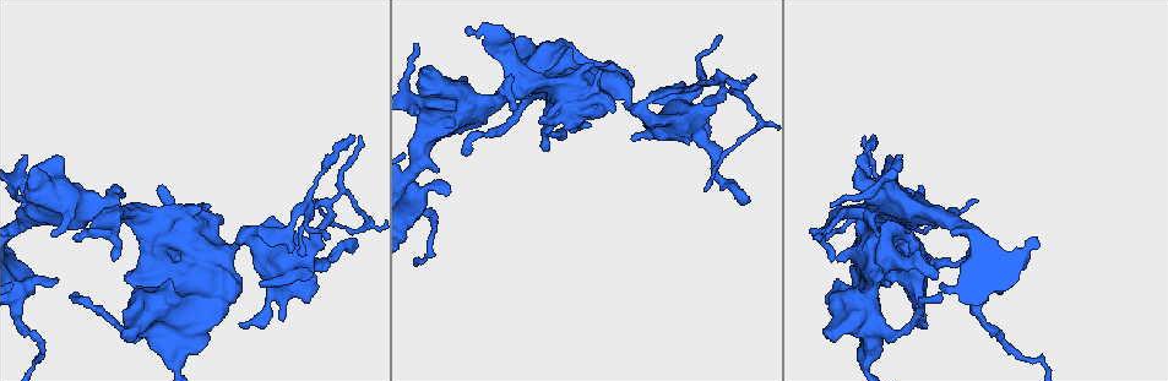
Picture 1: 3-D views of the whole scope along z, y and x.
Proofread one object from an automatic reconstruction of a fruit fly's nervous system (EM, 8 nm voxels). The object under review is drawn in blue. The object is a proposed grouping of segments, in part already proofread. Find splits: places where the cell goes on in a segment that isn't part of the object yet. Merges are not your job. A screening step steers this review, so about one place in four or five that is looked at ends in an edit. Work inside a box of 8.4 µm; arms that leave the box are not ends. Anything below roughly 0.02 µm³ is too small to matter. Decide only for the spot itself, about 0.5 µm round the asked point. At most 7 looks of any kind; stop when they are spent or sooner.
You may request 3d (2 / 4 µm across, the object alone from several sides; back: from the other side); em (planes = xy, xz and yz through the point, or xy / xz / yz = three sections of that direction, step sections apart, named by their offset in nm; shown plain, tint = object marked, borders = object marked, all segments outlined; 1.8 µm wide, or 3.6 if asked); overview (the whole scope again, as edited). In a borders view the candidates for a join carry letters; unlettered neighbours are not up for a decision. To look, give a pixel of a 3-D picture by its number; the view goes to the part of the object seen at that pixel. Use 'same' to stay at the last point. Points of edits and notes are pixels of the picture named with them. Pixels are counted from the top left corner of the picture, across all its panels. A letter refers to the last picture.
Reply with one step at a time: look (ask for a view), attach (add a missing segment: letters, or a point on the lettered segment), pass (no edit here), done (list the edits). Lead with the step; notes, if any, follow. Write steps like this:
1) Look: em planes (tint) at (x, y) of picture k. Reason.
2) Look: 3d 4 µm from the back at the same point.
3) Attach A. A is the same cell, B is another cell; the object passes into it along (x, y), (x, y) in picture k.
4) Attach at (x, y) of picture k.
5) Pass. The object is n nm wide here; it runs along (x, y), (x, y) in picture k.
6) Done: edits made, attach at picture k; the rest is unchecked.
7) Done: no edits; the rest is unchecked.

Look: em planes (borders) at (50, 235) of picture 1. An open end.

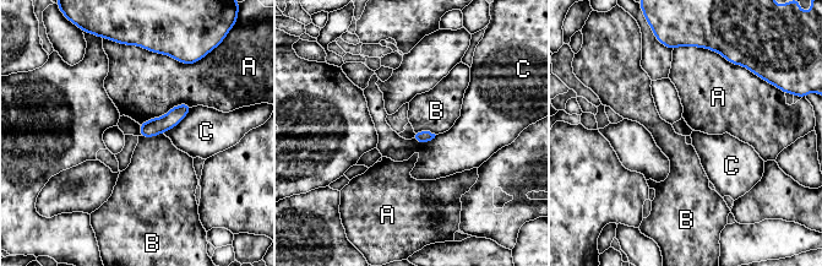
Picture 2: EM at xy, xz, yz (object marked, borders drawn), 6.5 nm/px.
Pass. The longest contact is with A, 360 nm; A, B and C are other cells; none of them fits.

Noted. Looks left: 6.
Look: 3d 4 µm at (72, 294) of picture 1. An open end.

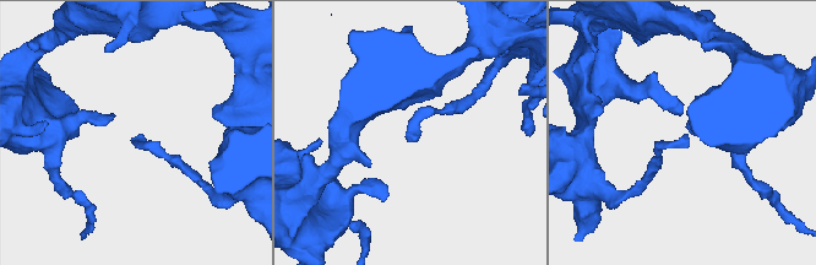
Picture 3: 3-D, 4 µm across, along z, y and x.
Look: em xy step 8 (tint) at (138, 135) of picture 3.

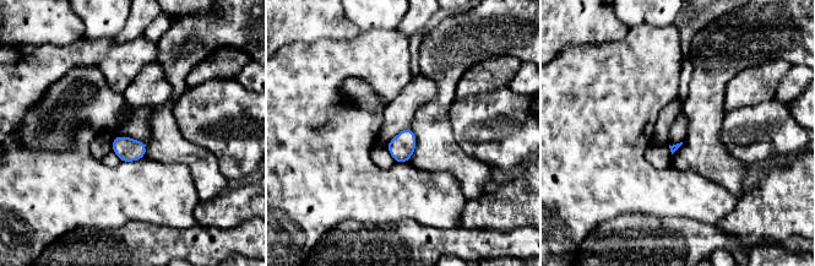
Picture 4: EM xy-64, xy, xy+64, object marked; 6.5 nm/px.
Look: em planes (borders) at the same point.

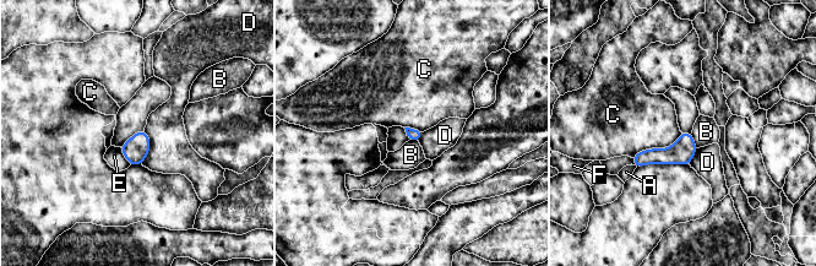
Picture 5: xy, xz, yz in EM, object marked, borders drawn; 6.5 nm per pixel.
Pass. The object is 80 nm wide here; A, B, C, D, E and F are other cells; a border runs along (691, 132), (691, 137), (698, 147) in picture 5; no lettered segment goes on from it.

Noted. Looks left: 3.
Look: 3d 2 µm at (900, 154) of picture 1. Free end.

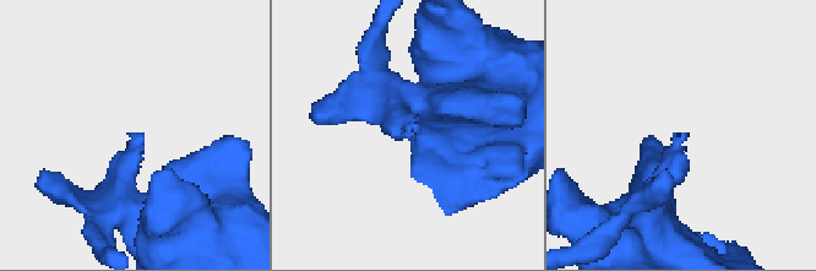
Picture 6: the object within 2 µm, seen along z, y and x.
Look: em planes (borders) at (685, 132) of picture 6. Now the EM.

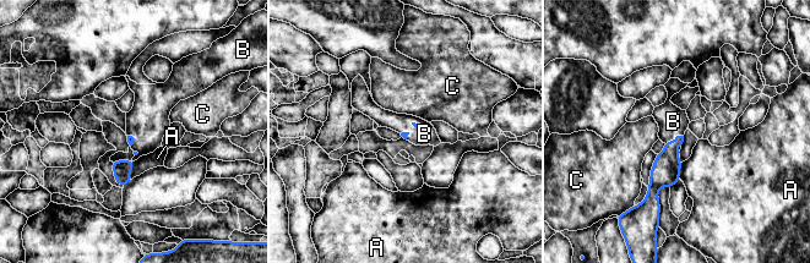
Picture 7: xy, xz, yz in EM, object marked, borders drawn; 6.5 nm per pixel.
Attach B. B is the same cell, A and C are other cells; the cell continues.

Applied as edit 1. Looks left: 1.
Done: edits made, attach at picture 7; the rest is unchecked.

